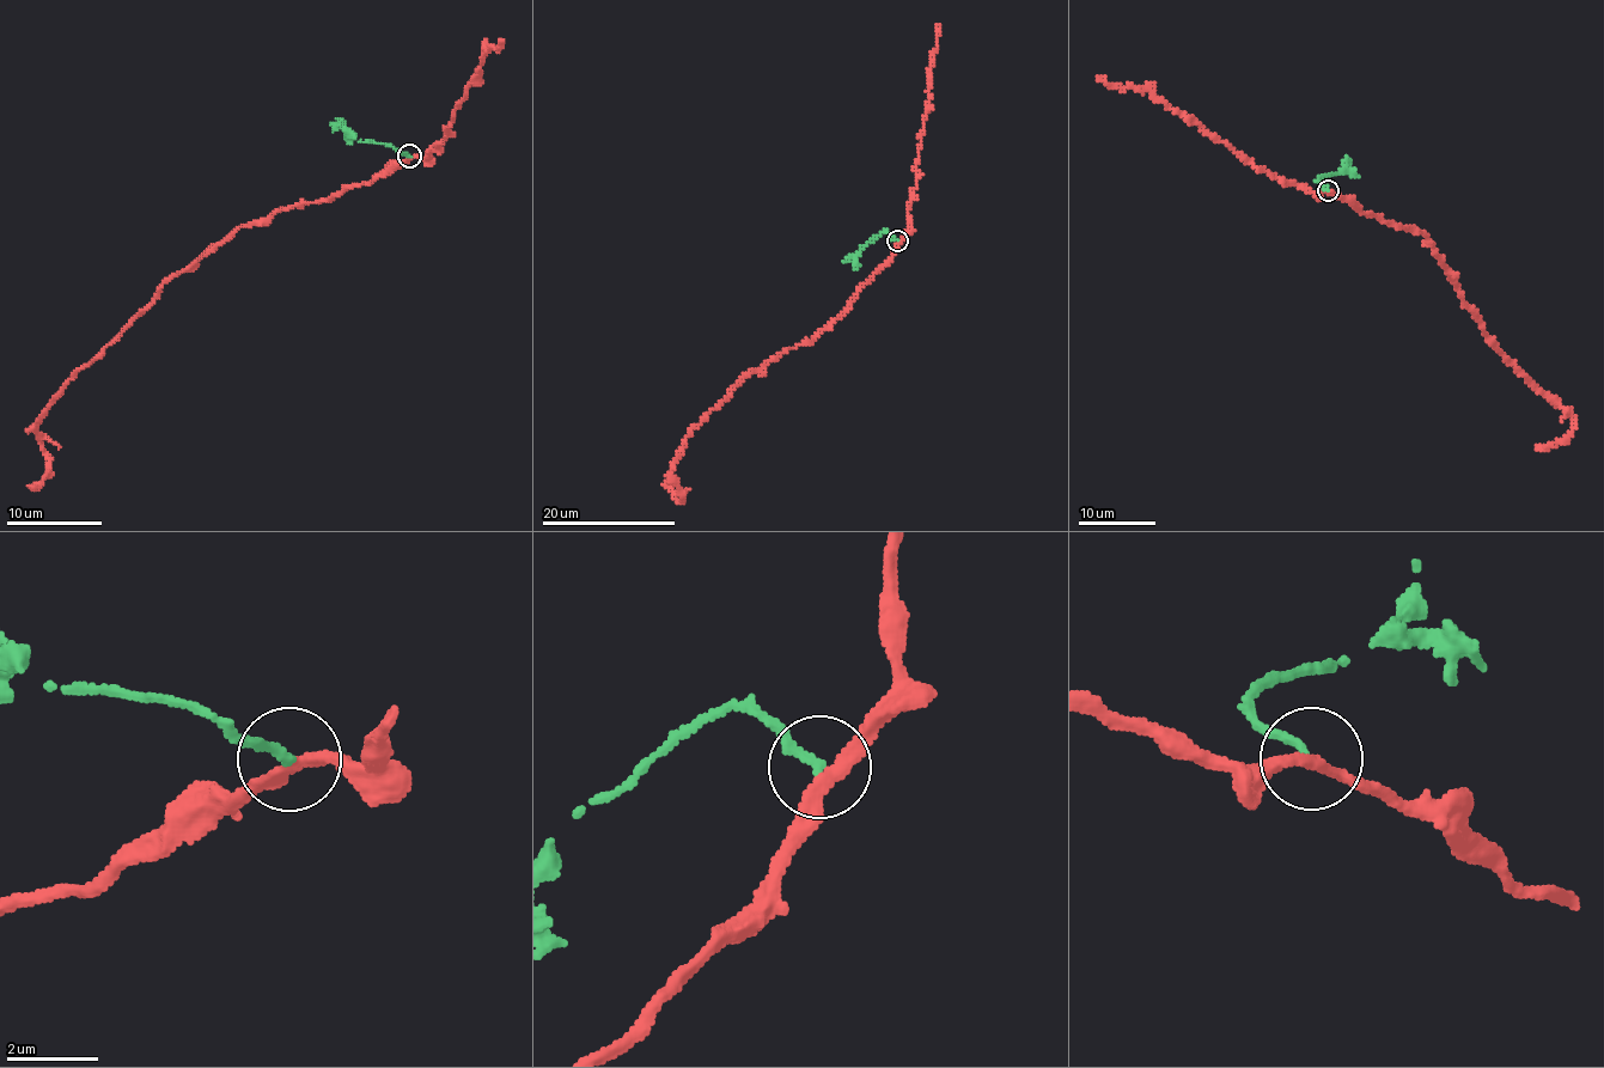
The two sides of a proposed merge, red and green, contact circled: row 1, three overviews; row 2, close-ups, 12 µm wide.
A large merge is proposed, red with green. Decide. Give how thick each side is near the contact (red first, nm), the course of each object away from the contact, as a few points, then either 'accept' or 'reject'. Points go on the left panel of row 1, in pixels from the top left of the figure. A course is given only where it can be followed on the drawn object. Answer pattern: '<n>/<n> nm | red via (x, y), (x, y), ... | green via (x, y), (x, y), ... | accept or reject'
280/190 nm | red via (409, 157), (341, 194), (241, 224), (168, 280), (154, 303), (44, 410), (37, 425), (48, 470), (30, 486) | green via (409, 157), (382, 144), (358, 141), (330, 122) | reject

